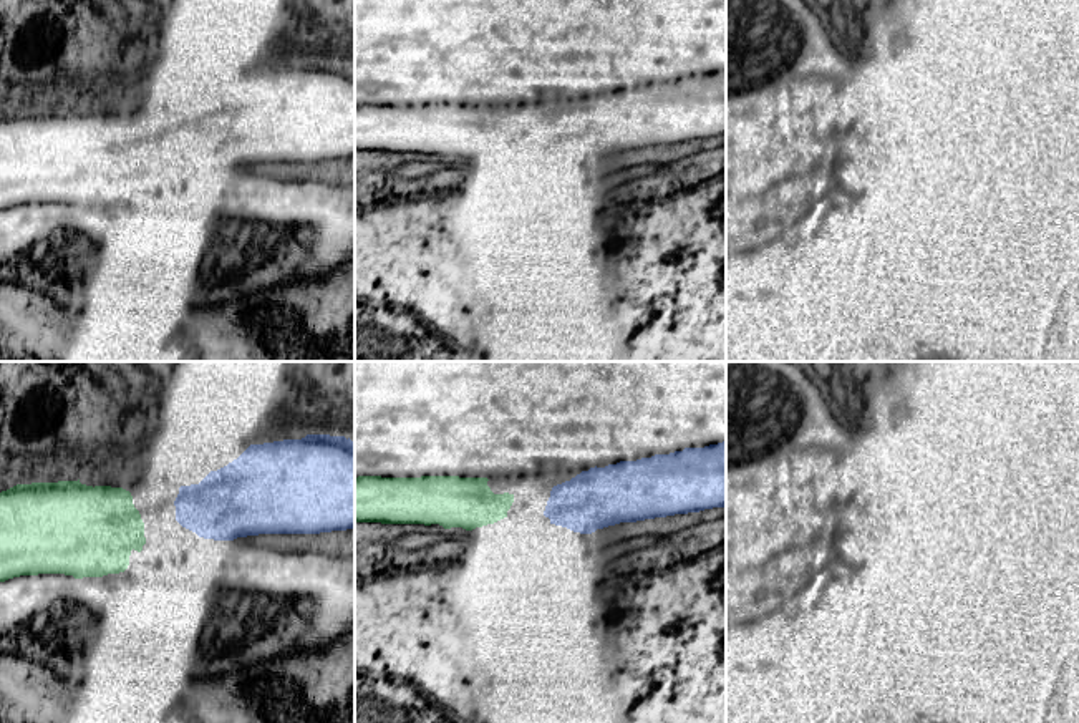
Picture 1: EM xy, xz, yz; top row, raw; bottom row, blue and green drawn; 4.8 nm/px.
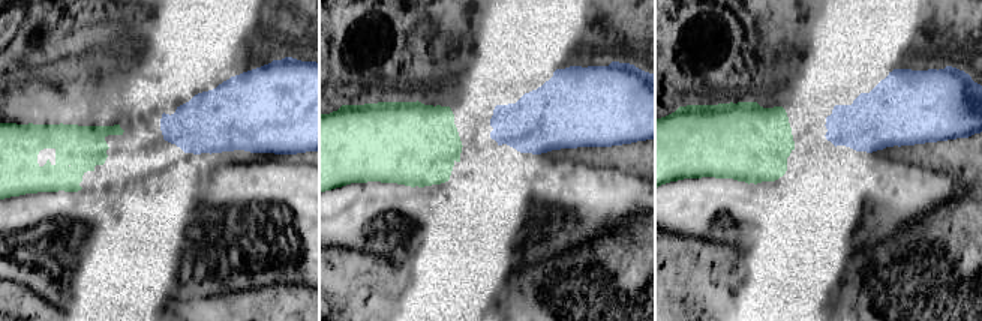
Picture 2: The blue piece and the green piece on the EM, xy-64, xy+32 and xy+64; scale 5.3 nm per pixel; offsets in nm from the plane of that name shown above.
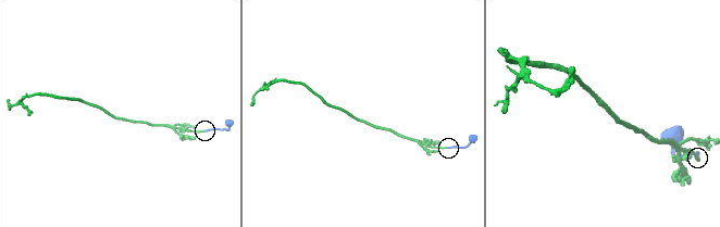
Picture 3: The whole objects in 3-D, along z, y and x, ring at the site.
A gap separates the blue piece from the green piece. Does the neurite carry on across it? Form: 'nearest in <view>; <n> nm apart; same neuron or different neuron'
nearest in xz; 160 nm apart; same neuron

